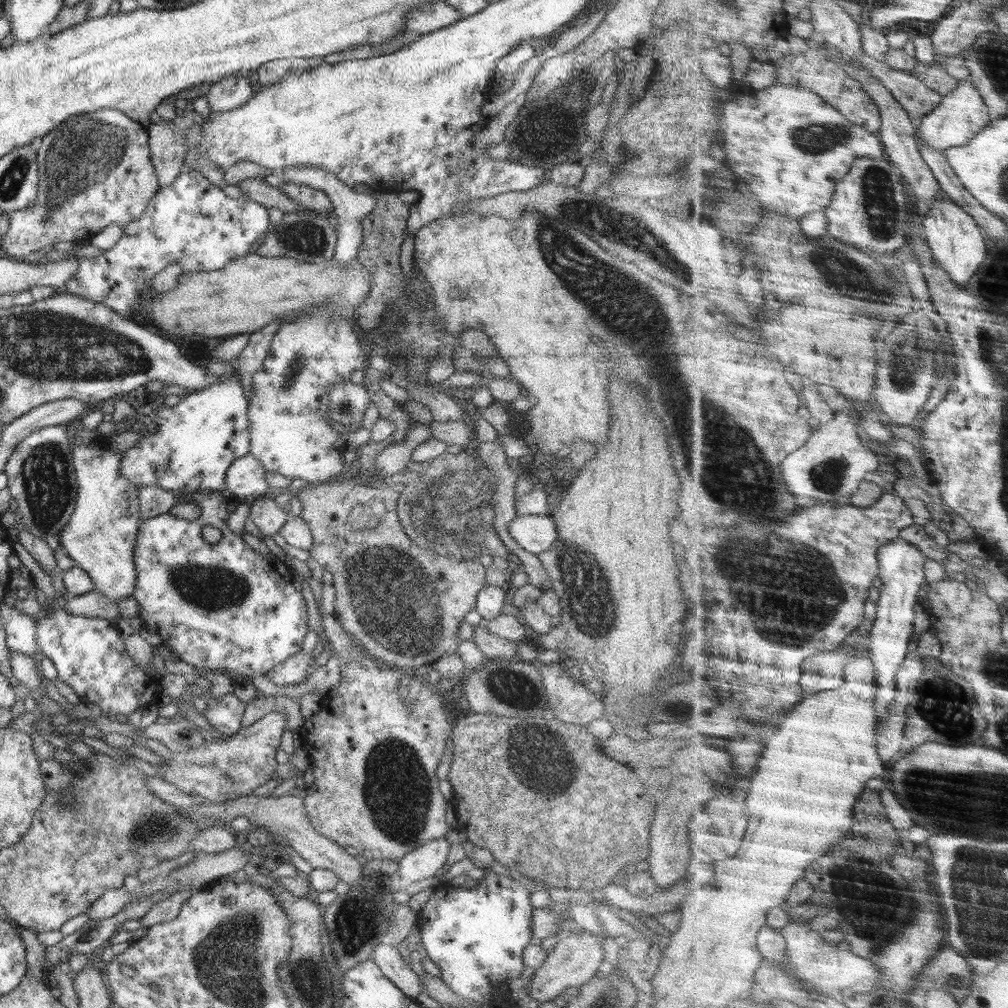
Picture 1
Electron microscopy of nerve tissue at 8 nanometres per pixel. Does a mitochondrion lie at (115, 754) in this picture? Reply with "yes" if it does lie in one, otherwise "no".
no

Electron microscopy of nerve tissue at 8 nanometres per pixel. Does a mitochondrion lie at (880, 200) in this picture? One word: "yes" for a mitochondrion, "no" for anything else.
yes

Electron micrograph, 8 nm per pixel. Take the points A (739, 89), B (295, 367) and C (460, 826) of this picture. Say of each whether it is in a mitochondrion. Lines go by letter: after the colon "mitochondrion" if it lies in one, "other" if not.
A: other
B: mitochondrion
C: other

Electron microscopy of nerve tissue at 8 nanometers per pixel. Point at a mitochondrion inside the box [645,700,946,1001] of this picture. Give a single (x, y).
(871, 912)

